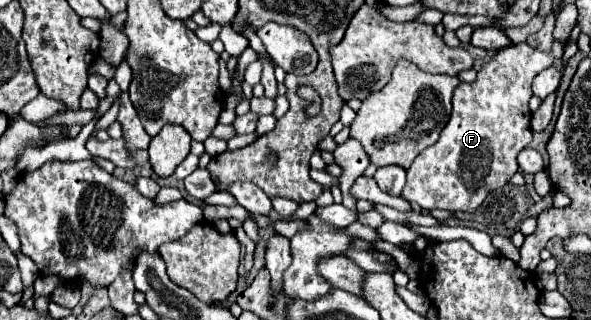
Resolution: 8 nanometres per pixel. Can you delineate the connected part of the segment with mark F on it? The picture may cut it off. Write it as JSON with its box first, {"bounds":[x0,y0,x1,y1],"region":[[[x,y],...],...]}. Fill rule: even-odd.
{"bounds":[402,42,556,212],"region":[[[522,42],[516,46],[506,46],[498,50],[498,54],[484,64],[484,68],[478,72],[478,78],[474,84],[458,84],[452,98],[452,114],[444,130],[440,132],[440,140],[426,148],[408,168],[408,180],[402,190],[402,198],[408,202],[416,202],[424,210],[440,208],[448,212],[474,212],[484,198],[502,186],[508,184],[514,172],[518,172],[516,156],[522,148],[526,148],[532,140],[530,130],[530,108],[528,100],[532,96],[532,80],[538,72],[552,66],[556,58],[556,48],[552,52],[540,52],[532,48],[530,44]]]}

